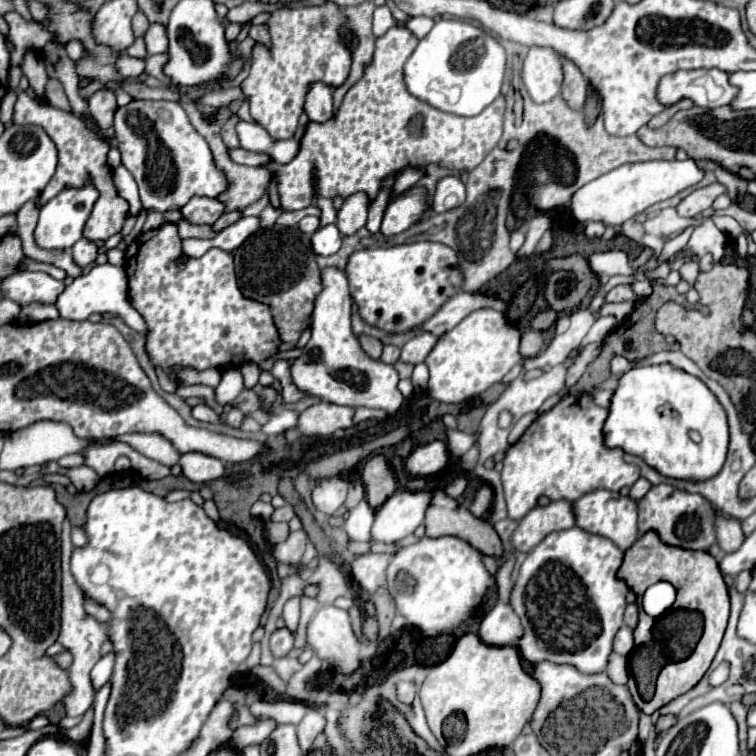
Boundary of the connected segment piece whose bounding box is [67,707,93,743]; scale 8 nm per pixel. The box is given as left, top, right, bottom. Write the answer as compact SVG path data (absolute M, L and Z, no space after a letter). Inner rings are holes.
M93 707L83 716L82 721L75 727L71 728L67 736L70 740L80 743L84 742L90 735L90 729L93 723Z

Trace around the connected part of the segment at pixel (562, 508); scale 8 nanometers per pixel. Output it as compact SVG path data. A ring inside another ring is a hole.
M566 499L552 501L546 507L534 507L518 525L512 535L512 545L516 551L532 551L546 535L552 531L570 529L576 525L576 515L572 515L572 503Z

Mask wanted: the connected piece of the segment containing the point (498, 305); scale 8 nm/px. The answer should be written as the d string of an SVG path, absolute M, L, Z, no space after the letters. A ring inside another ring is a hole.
M462 291L456 297L448 299L444 303L444 307L434 317L430 317L426 323L416 327L414 331L416 333L418 331L428 331L428 333L434 333L436 337L440 337L440 335L448 333L452 327L456 327L466 315L470 315L476 309L484 309L484 307L490 307L490 309L496 309L496 311L506 311L508 301L504 301L500 297L494 297L494 295L478 293L478 291L472 291L472 293Z

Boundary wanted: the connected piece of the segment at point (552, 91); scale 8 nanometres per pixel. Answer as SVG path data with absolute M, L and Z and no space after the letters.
M532 47L524 59L522 81L536 103L546 103L560 93L562 61L548 47Z

